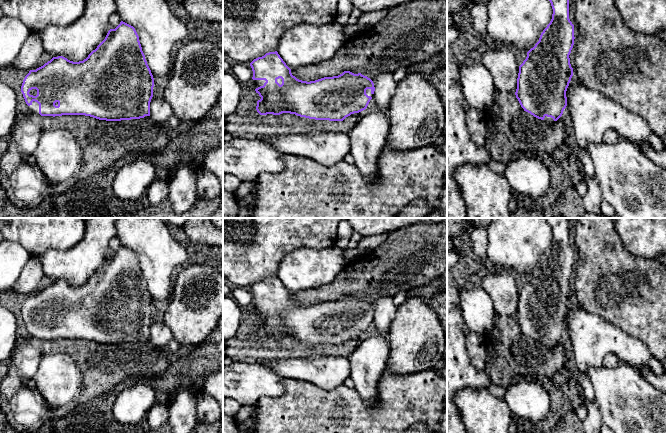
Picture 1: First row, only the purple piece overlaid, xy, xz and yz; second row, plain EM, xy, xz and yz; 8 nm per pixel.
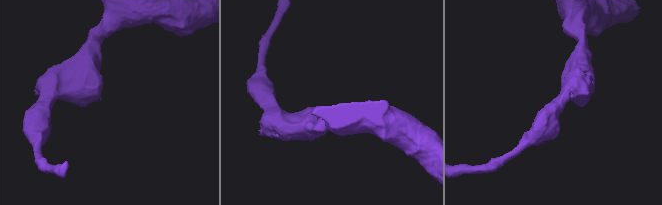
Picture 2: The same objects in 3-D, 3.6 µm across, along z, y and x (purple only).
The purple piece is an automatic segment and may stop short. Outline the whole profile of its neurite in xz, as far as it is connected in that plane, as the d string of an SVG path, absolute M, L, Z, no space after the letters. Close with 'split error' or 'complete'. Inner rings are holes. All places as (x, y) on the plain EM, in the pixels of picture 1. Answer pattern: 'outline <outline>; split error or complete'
outline M277 275L254 283L250 290L253 295L254 313L261 321L256 330L260 339L290 337L315 344L343 345L351 338L365 334L375 315L370 302L350 295L310 306L299 304L292 299L291 293Z; split error

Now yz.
outline M544 218L550 225L553 238L550 247L543 254L539 265L527 276L527 281L519 290L517 313L515 316L524 335L534 341L544 344L552 350L563 338L567 330L566 315L573 300L573 292L570 288L569 279L574 269L574 249L569 243L569 220L568 218Z; split error

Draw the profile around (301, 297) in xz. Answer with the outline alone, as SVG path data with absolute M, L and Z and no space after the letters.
M447 218L442 223L417 223L389 233L377 249L347 263L331 283L291 293L291 297L299 304L310 306L350 295L354 298L361 297L374 305L383 296L394 298L400 290L409 291L431 284L439 279L446 269Z

